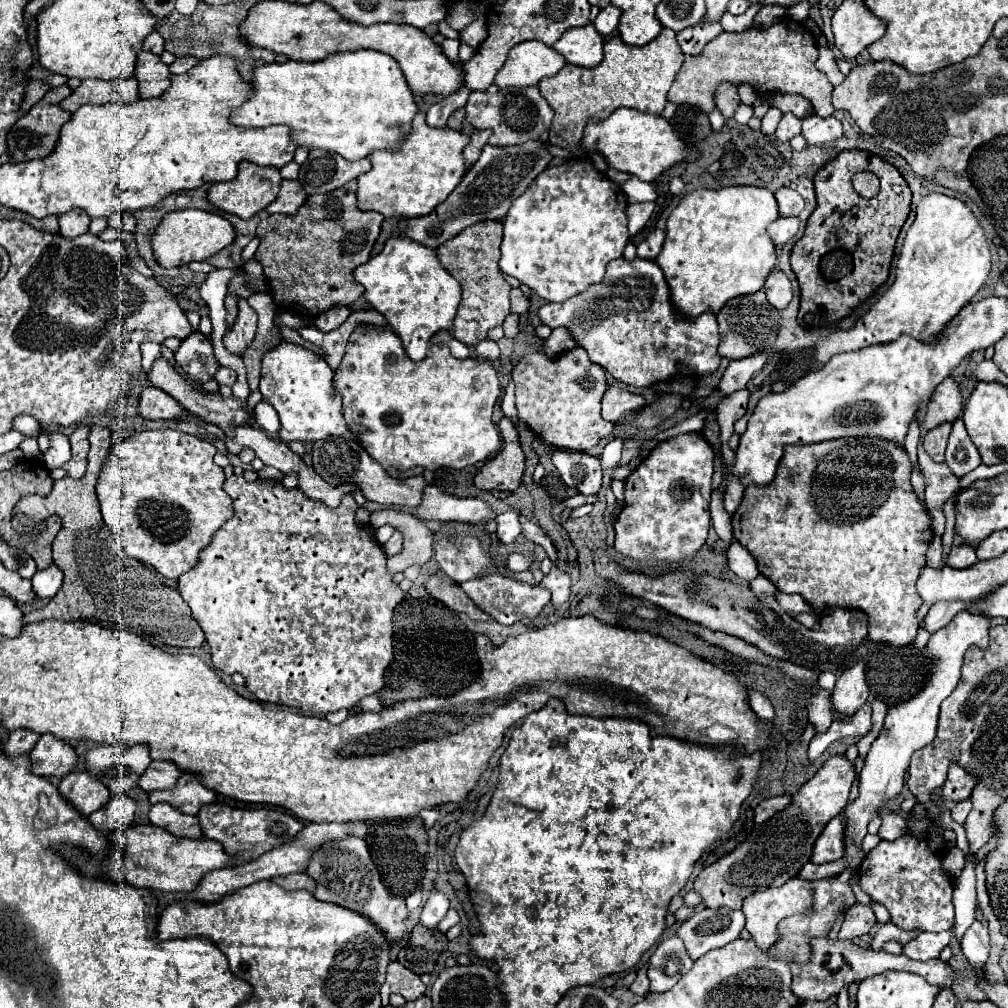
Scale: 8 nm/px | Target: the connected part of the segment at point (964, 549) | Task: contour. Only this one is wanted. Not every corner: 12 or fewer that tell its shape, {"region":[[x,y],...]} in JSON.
{"region":[[970,544],[952,548],[946,566],[964,570],[974,566],[976,552]]}

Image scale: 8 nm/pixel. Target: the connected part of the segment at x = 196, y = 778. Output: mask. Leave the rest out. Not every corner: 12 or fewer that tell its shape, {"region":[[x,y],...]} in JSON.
{"region":[[186,772],[176,790],[148,796],[150,804],[168,802],[184,814],[214,804],[218,792],[200,774]]}

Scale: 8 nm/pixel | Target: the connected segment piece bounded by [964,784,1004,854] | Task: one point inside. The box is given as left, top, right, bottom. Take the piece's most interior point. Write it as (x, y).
(978, 824)

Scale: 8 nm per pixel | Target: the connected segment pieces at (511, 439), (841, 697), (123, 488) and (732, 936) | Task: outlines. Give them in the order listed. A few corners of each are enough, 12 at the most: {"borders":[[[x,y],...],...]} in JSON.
{"borders":[[[498,422],[502,450],[476,474],[480,490],[518,490],[526,468],[518,430]],[[864,664],[844,670],[832,708],[852,718],[868,698]],[[180,430],[112,446],[116,544],[164,578],[232,518],[216,448]],[[702,908],[678,928],[690,958],[724,948],[742,910]]]}

